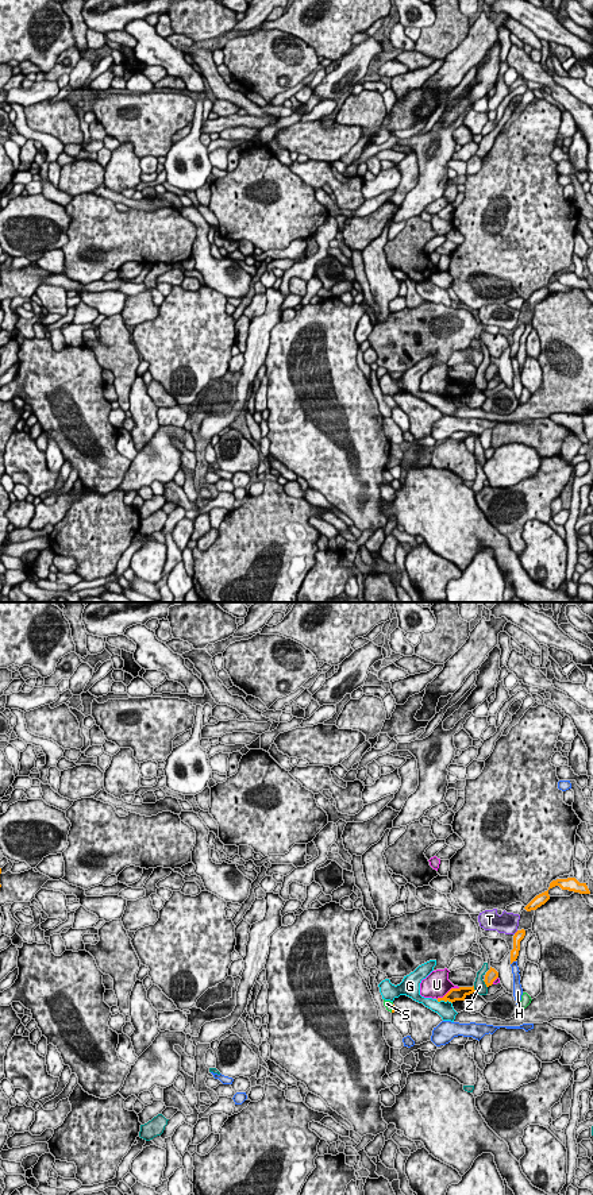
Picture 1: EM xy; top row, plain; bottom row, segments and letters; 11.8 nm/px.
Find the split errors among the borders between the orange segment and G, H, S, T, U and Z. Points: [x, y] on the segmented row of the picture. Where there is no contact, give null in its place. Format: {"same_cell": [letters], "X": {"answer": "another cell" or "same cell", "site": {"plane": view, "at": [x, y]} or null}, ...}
{"same_cell": ["S"], "G": {"answer": "another cell", "site": {"plane": "xy", "at": [445, 1001]}}, "H": {"answer": "another cell", "site": {"plane": "xy", "at": [512, 962]}}, "S": {"answer": "same cell", "site": {"plane": "xy", "at": [392, 1009]}}, "T": {"answer": "another cell", "site": {"plane": "xy", "at": [516, 932]}}, "U": {"answer": "another cell", "site": {"plane": "xy", "at": [449, 991]}}, "Z": {"answer": "another cell", "site": {"plane": "xy", "at": [485, 983]}}}

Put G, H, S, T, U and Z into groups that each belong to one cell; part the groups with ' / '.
G / H / S / T / U / Z

